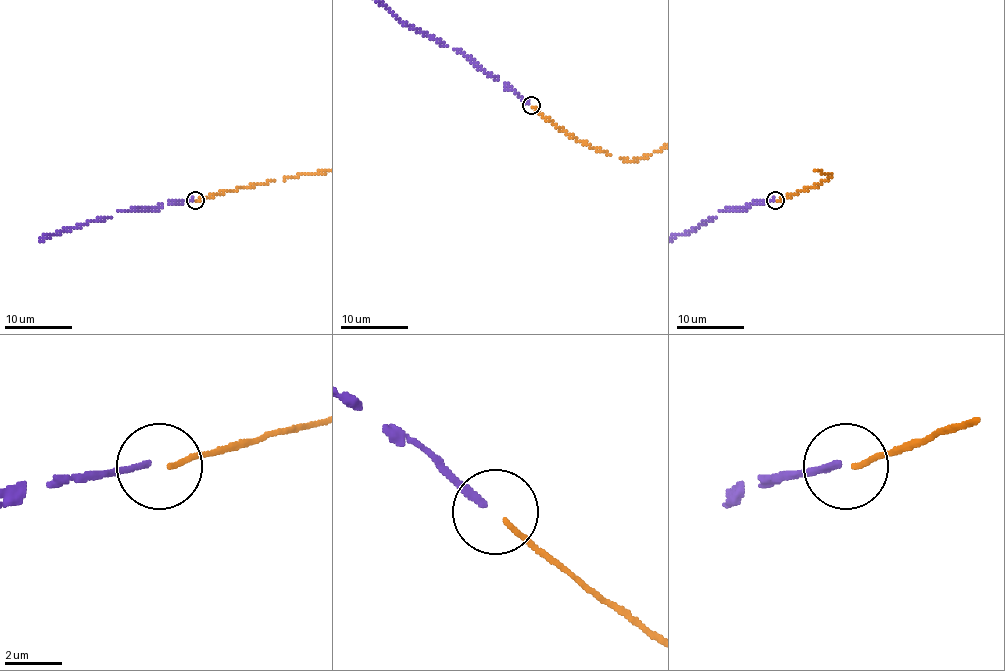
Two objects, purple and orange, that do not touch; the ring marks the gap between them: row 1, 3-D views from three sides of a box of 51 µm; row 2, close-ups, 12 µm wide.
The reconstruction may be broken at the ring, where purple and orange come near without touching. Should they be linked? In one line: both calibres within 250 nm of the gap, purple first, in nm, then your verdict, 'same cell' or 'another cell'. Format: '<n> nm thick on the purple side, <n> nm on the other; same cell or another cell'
220 nm thick on the purple side, 180 nm on the other; another cell

